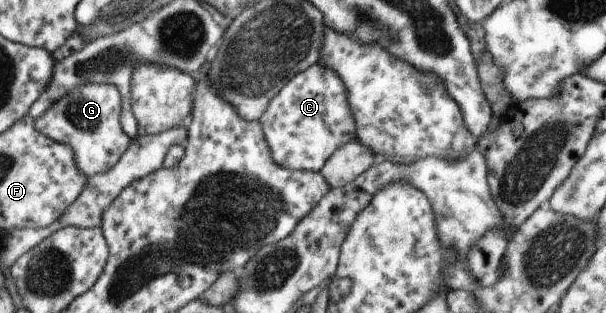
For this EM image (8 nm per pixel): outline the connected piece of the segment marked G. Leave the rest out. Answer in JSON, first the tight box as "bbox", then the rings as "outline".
{"bbox":[35,83,132,176],"outline":[[[85,83],[71,89],[35,119],[36,128],[51,140],[73,148],[80,171],[87,176],[107,172],[132,141],[120,123],[122,98],[113,83]]]}

